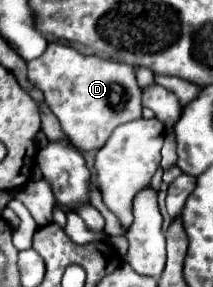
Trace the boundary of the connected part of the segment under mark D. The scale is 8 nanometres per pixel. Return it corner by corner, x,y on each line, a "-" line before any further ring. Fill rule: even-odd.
52,42
40,58
28,62
28,78
34,86
42,88
46,104
80,152
102,148
116,126
142,116
142,92
136,84
134,68
128,64
82,56
70,46

